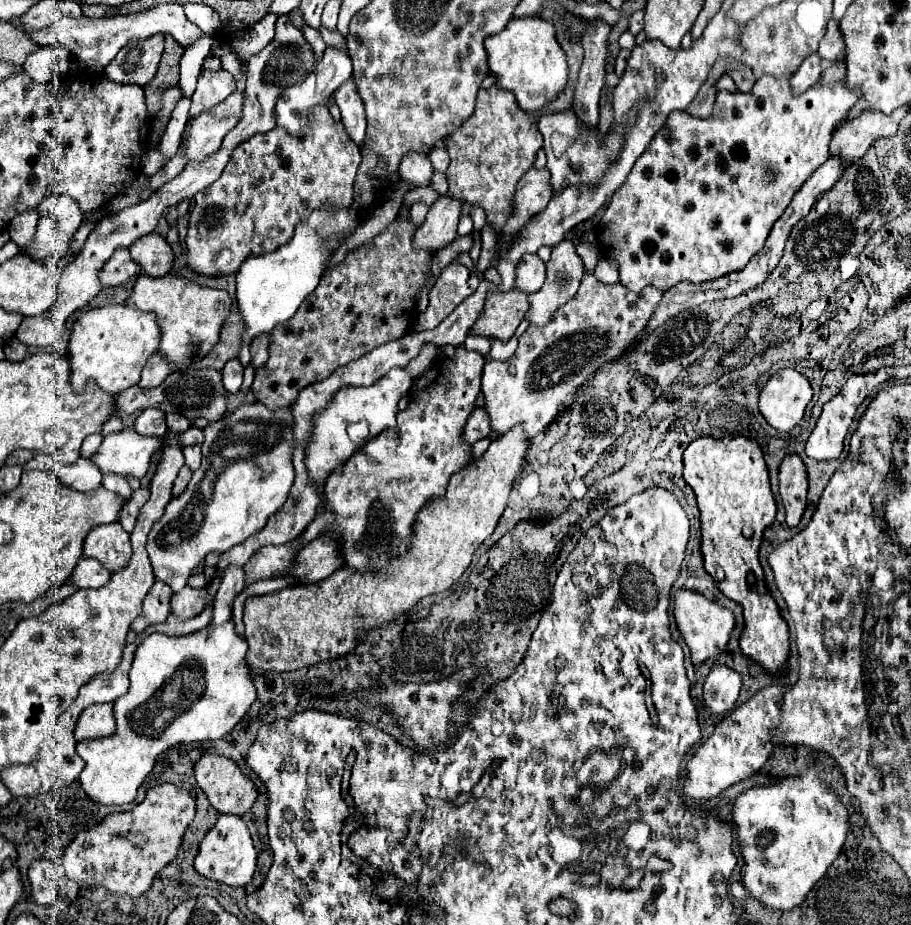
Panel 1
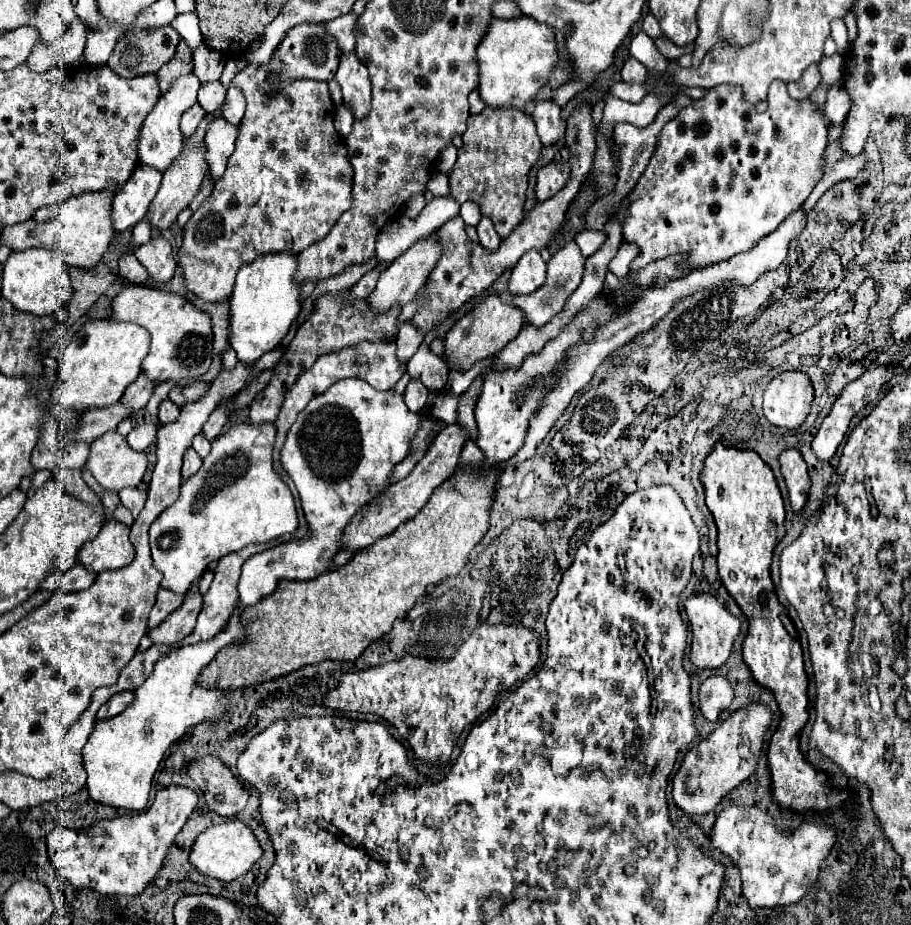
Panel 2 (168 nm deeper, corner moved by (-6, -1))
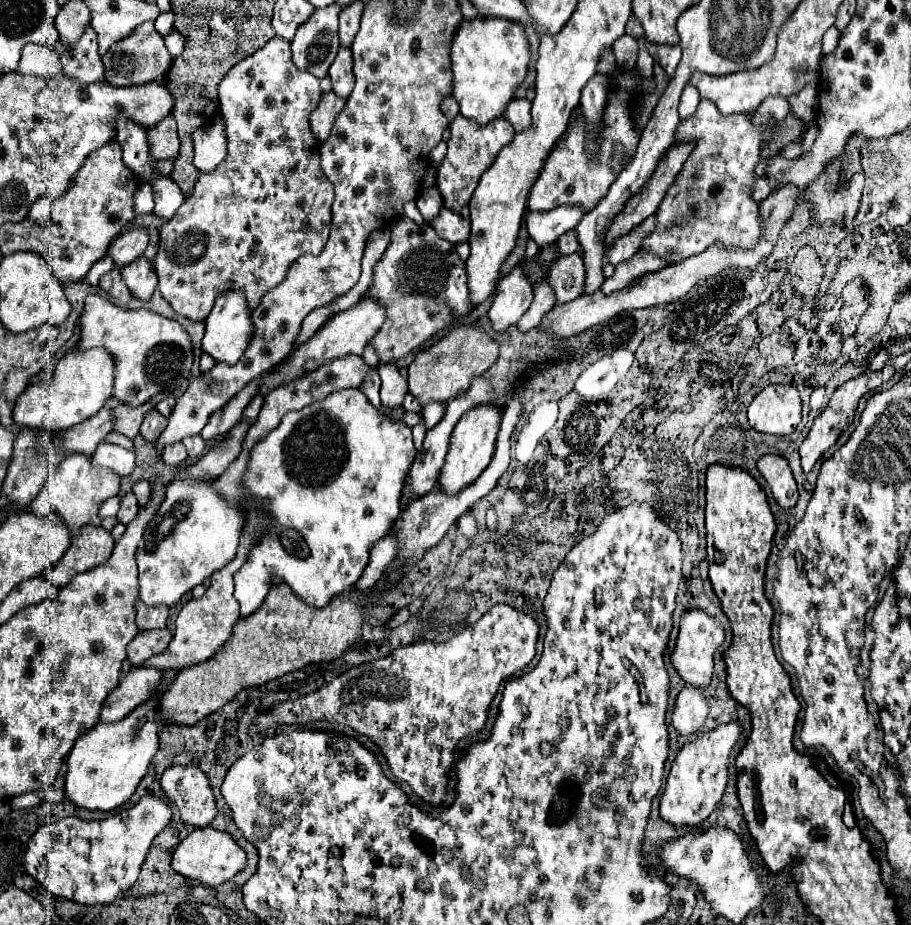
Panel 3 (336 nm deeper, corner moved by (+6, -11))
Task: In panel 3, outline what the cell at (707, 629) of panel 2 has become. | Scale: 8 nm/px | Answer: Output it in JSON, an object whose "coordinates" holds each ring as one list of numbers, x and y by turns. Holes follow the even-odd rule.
{"coordinates":[[701,609,685,611,681,615,681,627,679,627,675,651,671,655,671,663,681,675,681,679,693,687,701,687,701,689,707,687,713,675,713,653,723,641,725,641,725,631,713,617,709,617]]}

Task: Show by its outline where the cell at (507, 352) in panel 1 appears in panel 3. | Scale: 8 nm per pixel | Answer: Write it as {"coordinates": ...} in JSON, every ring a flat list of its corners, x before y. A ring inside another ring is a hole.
{"coordinates":[[431,401,431,403,427,403,427,405,421,407,421,415,423,415,425,427,433,429,439,423,439,419,445,415,445,407,439,401]]}

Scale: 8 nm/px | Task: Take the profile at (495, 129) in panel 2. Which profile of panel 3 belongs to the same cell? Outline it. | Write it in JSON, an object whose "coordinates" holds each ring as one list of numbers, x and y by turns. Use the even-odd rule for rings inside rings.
{"coordinates":[[457,115,451,121,451,139,447,143,447,155,441,163,441,167,437,169,437,189,443,197,443,207,451,209,453,213,459,213,465,205,469,205,469,199,483,175,483,171,487,171,487,167,493,165,493,161,497,159,499,151,503,147,507,147,515,137,513,125,509,125,509,121,505,117,493,119,493,123,489,125,479,125,477,121,471,121,463,115]]}

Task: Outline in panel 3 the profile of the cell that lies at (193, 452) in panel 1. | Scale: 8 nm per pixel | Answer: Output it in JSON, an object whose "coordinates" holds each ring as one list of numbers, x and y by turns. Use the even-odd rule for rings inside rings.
{"coordinates":[[199,435,189,437,189,439,183,439,183,445,185,445,187,455,189,455,191,459,199,459,201,453,203,453,203,449,205,449,205,441,203,441]]}

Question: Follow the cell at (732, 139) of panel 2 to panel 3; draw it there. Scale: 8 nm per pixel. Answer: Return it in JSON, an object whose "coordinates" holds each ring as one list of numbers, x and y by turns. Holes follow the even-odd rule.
{"coordinates":[[701,101,697,111,679,123,675,131,675,145,681,143,693,143,693,151,687,157,683,169,679,171,675,183,669,187,665,199,661,201,657,213,655,213,655,229,649,233,639,247,639,253,653,253,657,257,669,257,671,263,679,263,687,259,689,255,697,255,705,251,707,247,721,243,725,249,753,249,761,235,765,233,765,221,759,213,759,203,753,199,753,183,757,181,755,167,761,159,761,151,765,145,769,145,779,125,769,119,763,125,753,125,751,121,753,113,737,113,737,115,721,115,717,111,717,105,713,101]]}

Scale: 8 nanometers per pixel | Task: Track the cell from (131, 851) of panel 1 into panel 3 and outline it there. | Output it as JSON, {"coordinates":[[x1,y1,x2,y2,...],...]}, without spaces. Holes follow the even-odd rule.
{"coordinates":[[145,795,129,811,105,821,65,817,33,833,25,851,25,871,54,897,87,905,111,905,137,881,151,841,169,821,169,805,153,795]]}

